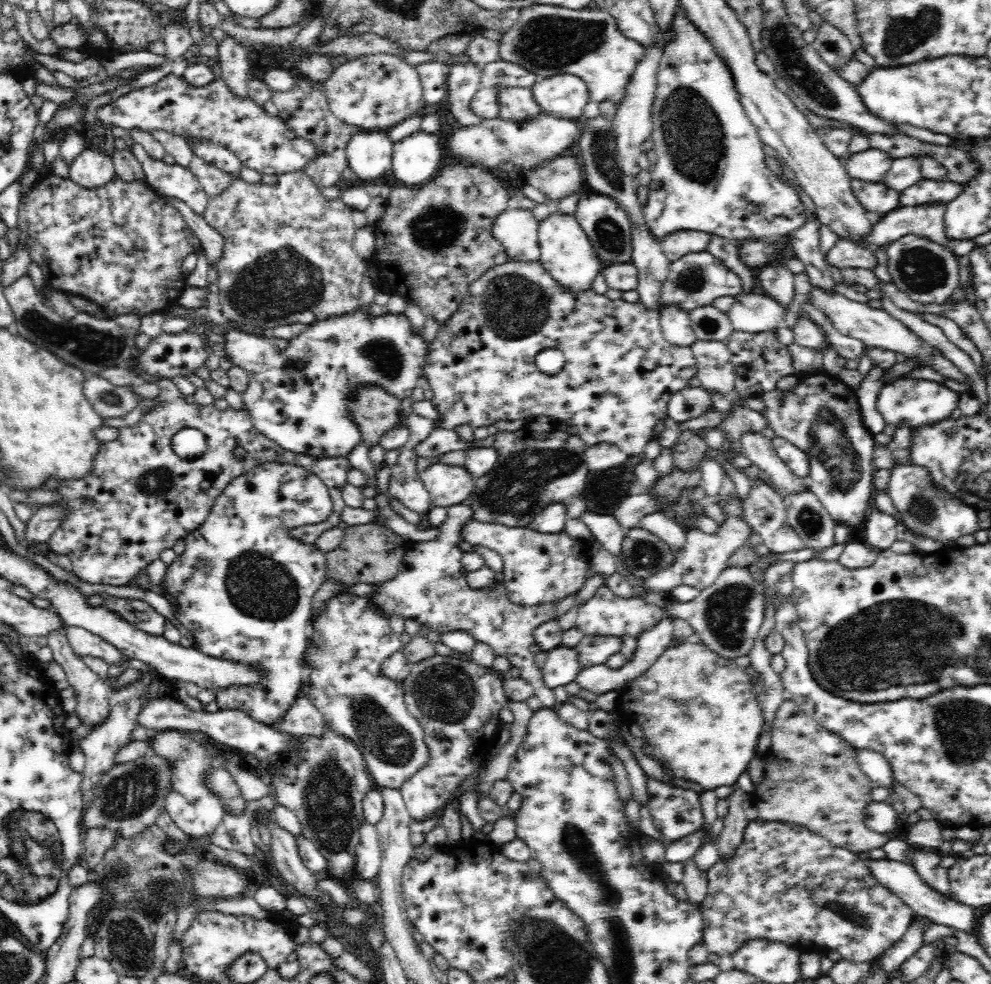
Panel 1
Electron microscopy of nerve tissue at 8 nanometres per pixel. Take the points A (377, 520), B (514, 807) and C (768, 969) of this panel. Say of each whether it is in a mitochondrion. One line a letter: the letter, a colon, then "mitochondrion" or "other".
A: other
B: other
C: other

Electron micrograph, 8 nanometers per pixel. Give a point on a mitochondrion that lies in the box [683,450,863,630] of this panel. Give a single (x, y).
(808, 519)

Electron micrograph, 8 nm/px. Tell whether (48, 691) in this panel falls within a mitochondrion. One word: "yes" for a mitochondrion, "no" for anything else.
no

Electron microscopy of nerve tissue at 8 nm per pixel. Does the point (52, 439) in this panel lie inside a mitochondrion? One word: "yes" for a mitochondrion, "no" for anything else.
no

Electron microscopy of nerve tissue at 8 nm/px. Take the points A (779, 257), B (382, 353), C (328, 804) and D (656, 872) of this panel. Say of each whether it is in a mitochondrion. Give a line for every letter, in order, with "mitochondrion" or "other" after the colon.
A: other
B: mitochondrion
C: mitochondrion
D: other

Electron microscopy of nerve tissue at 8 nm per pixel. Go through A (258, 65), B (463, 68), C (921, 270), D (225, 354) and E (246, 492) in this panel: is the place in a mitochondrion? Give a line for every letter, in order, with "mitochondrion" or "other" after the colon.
A: other
B: other
C: mitochondrion
D: other
E: other

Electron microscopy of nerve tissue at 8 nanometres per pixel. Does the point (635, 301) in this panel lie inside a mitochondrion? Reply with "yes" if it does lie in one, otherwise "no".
no

